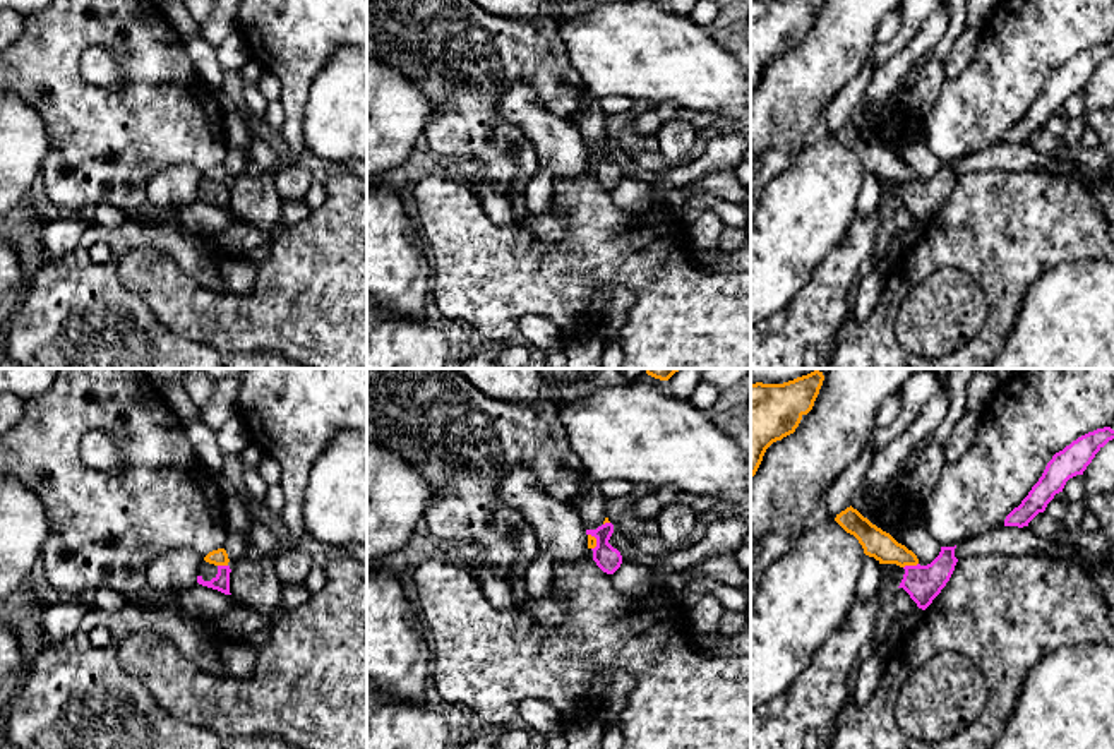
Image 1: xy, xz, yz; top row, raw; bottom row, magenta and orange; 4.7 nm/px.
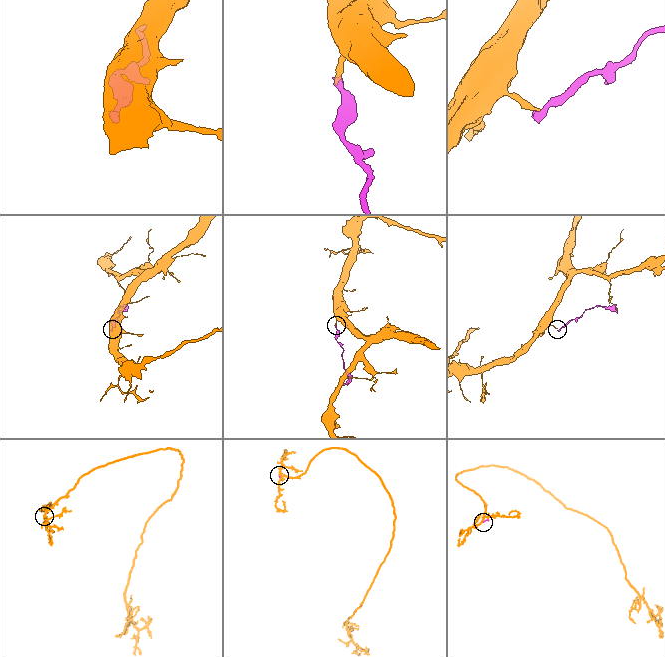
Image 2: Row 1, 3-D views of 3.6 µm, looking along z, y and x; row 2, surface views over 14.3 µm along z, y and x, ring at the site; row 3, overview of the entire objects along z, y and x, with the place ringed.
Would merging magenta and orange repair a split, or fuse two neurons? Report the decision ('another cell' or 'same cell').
another cell

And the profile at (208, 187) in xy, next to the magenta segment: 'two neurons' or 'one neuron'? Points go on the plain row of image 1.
one neuron

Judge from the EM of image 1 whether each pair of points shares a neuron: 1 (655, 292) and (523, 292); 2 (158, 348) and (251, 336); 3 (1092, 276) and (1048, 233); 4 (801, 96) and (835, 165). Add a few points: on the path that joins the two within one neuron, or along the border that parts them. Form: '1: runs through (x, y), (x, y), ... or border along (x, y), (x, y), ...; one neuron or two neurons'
1: runs through (622, 275), (556, 275); one neuron
2: border along (167, 326), (179, 335), (221, 350); two neurons
3: border along (1096, 259), (1061, 261), (1039, 276); two neurons
4: border along (809, 143), (782, 172); two neurons

